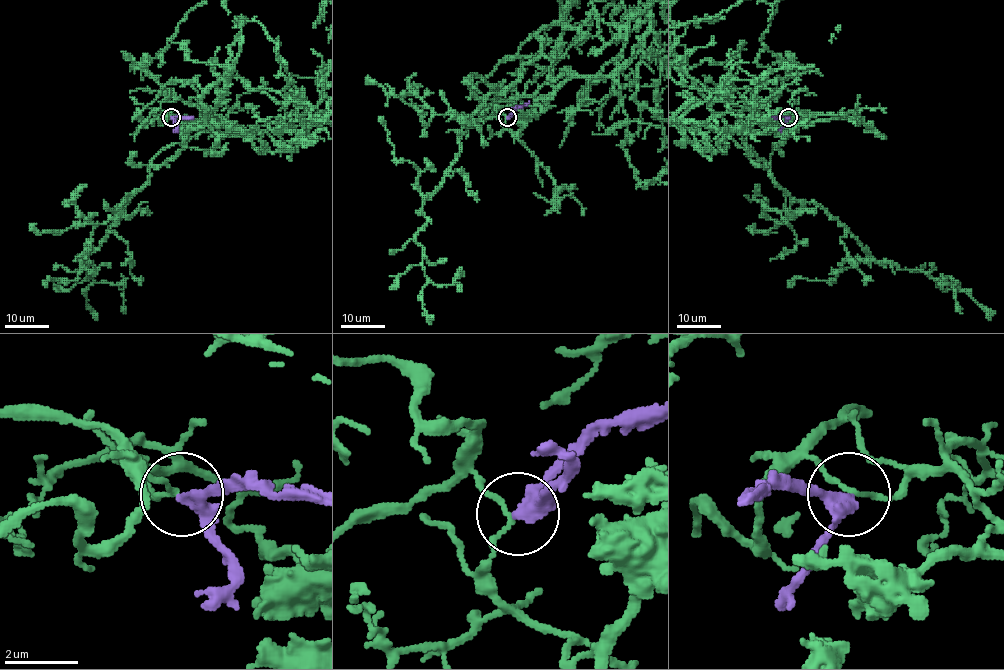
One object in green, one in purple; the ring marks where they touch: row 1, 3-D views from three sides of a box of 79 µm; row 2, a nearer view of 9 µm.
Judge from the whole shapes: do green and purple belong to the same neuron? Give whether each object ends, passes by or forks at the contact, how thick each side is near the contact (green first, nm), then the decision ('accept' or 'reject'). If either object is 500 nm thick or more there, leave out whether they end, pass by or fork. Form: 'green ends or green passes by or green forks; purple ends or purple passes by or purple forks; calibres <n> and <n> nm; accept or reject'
green passes by; purple passes by; calibres 110 and 320 nm; reject

